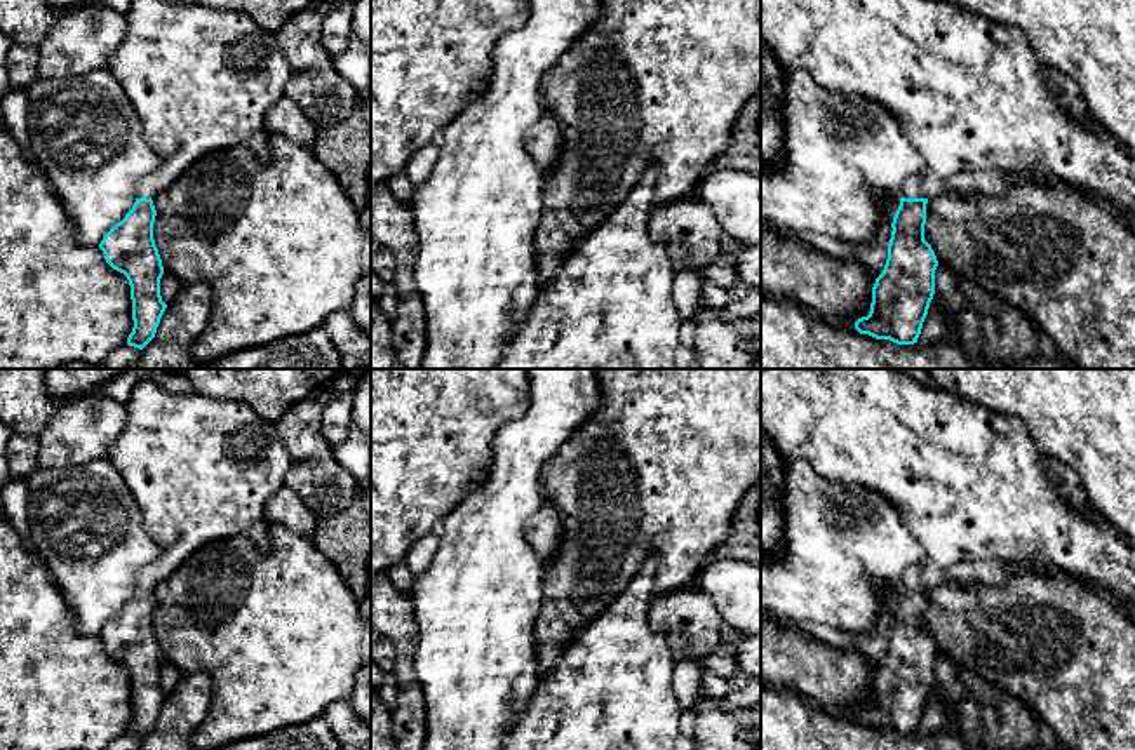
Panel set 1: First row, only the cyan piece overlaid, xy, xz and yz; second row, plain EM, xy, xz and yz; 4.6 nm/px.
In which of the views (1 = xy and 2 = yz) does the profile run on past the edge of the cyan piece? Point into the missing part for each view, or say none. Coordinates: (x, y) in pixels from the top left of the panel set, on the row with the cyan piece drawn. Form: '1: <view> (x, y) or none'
1: xy (201, 79)
2: yz (972, 94)

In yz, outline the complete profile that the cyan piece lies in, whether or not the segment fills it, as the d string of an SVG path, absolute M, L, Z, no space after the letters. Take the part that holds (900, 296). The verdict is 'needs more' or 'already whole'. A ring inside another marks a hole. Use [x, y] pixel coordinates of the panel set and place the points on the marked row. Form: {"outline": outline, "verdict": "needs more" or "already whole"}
{"outline": "M761 0L761 40L789 73L803 70L832 92L863 96L886 106L924 158L923 171L909 177L902 190L891 223L888 259L872 287L870 311L855 322L860 334L897 345L917 343L935 294L938 266L931 245L924 240L926 204L945 193L947 181L956 174L1048 174L1100 195L1118 214L1135 216L1135 153L1111 136L1079 127L1074 122L1074 108L1065 110L1055 103L1057 77L1043 66L1017 28L996 24L944 0Z", "verdict": "needs more"}

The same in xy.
{"outline": "M132 0L125 19L125 38L110 57L108 70L125 90L162 165L139 183L132 209L103 237L99 249L106 263L129 280L134 327L127 345L143 350L155 338L167 308L160 296L164 266L153 240L153 198L209 153L244 144L265 160L270 150L265 115L285 96L291 66L275 33L232 9Z", "verdict": "needs more"}

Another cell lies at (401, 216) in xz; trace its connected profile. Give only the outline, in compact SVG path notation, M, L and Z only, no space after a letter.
M379 183L371 191L371 242L386 245L397 259L392 284L399 305L390 320L390 334L399 369L423 369L428 331L425 305L413 273L420 237L411 207L393 195L388 183Z

